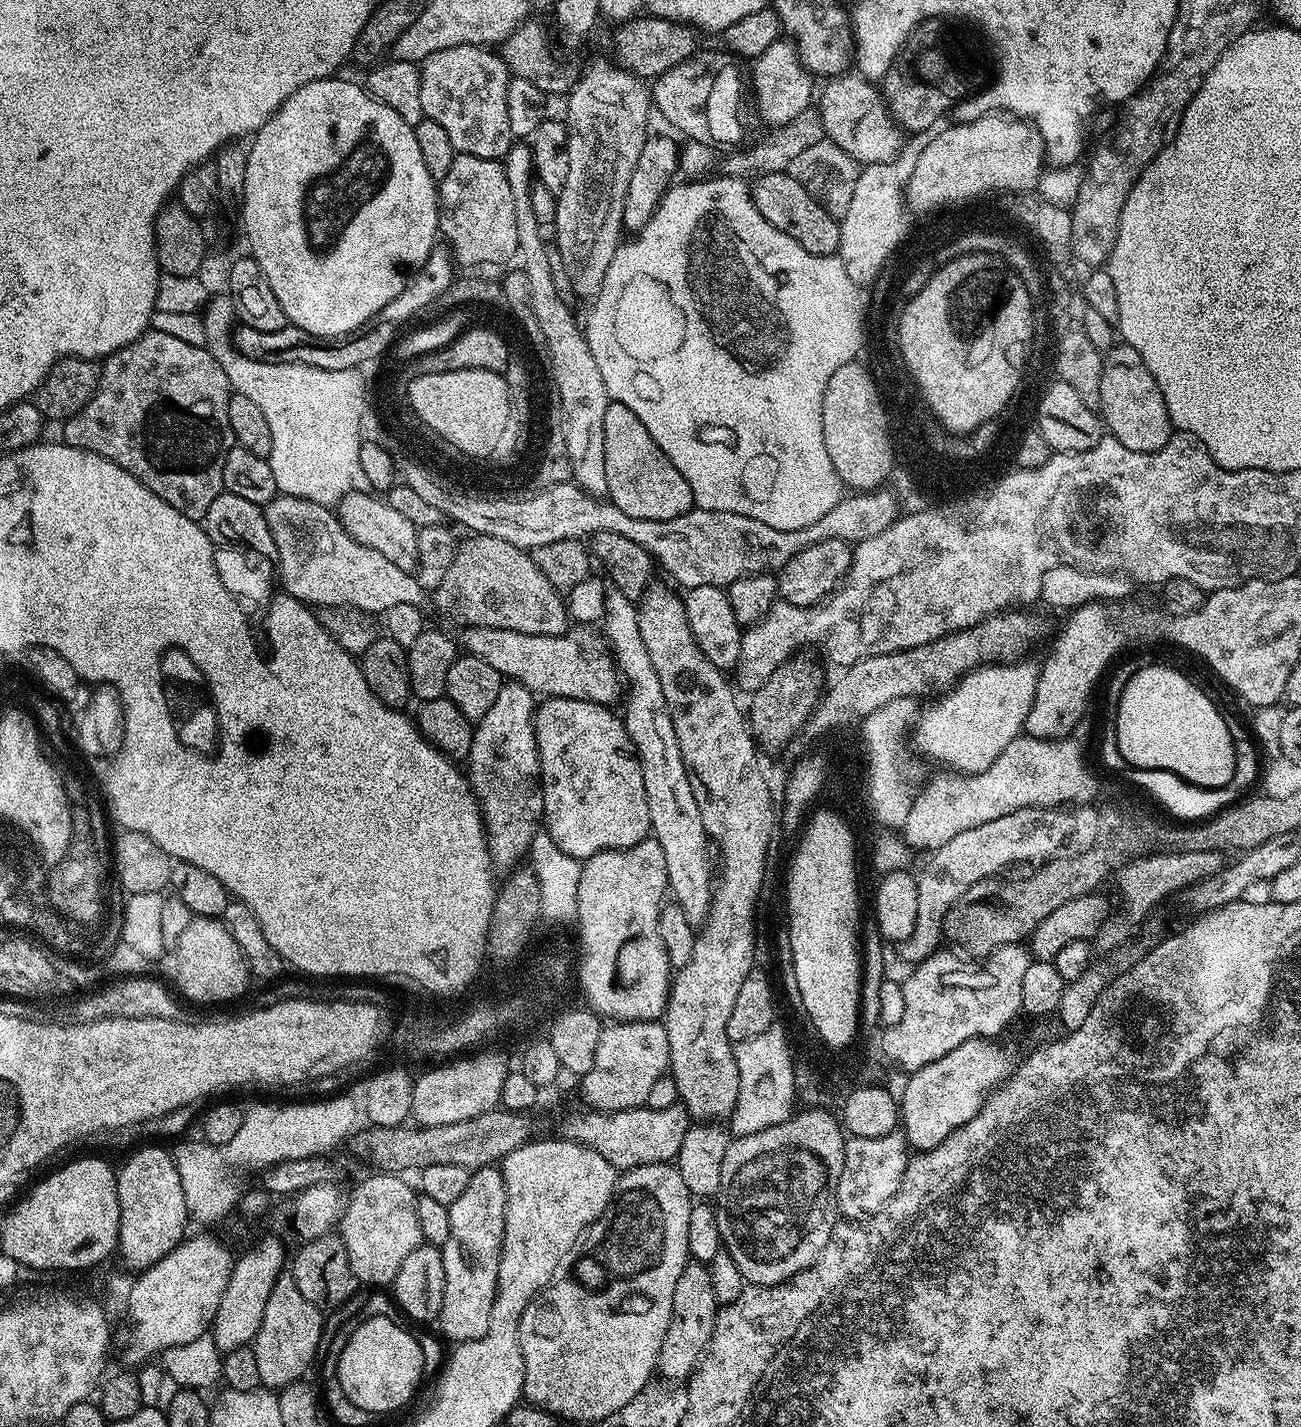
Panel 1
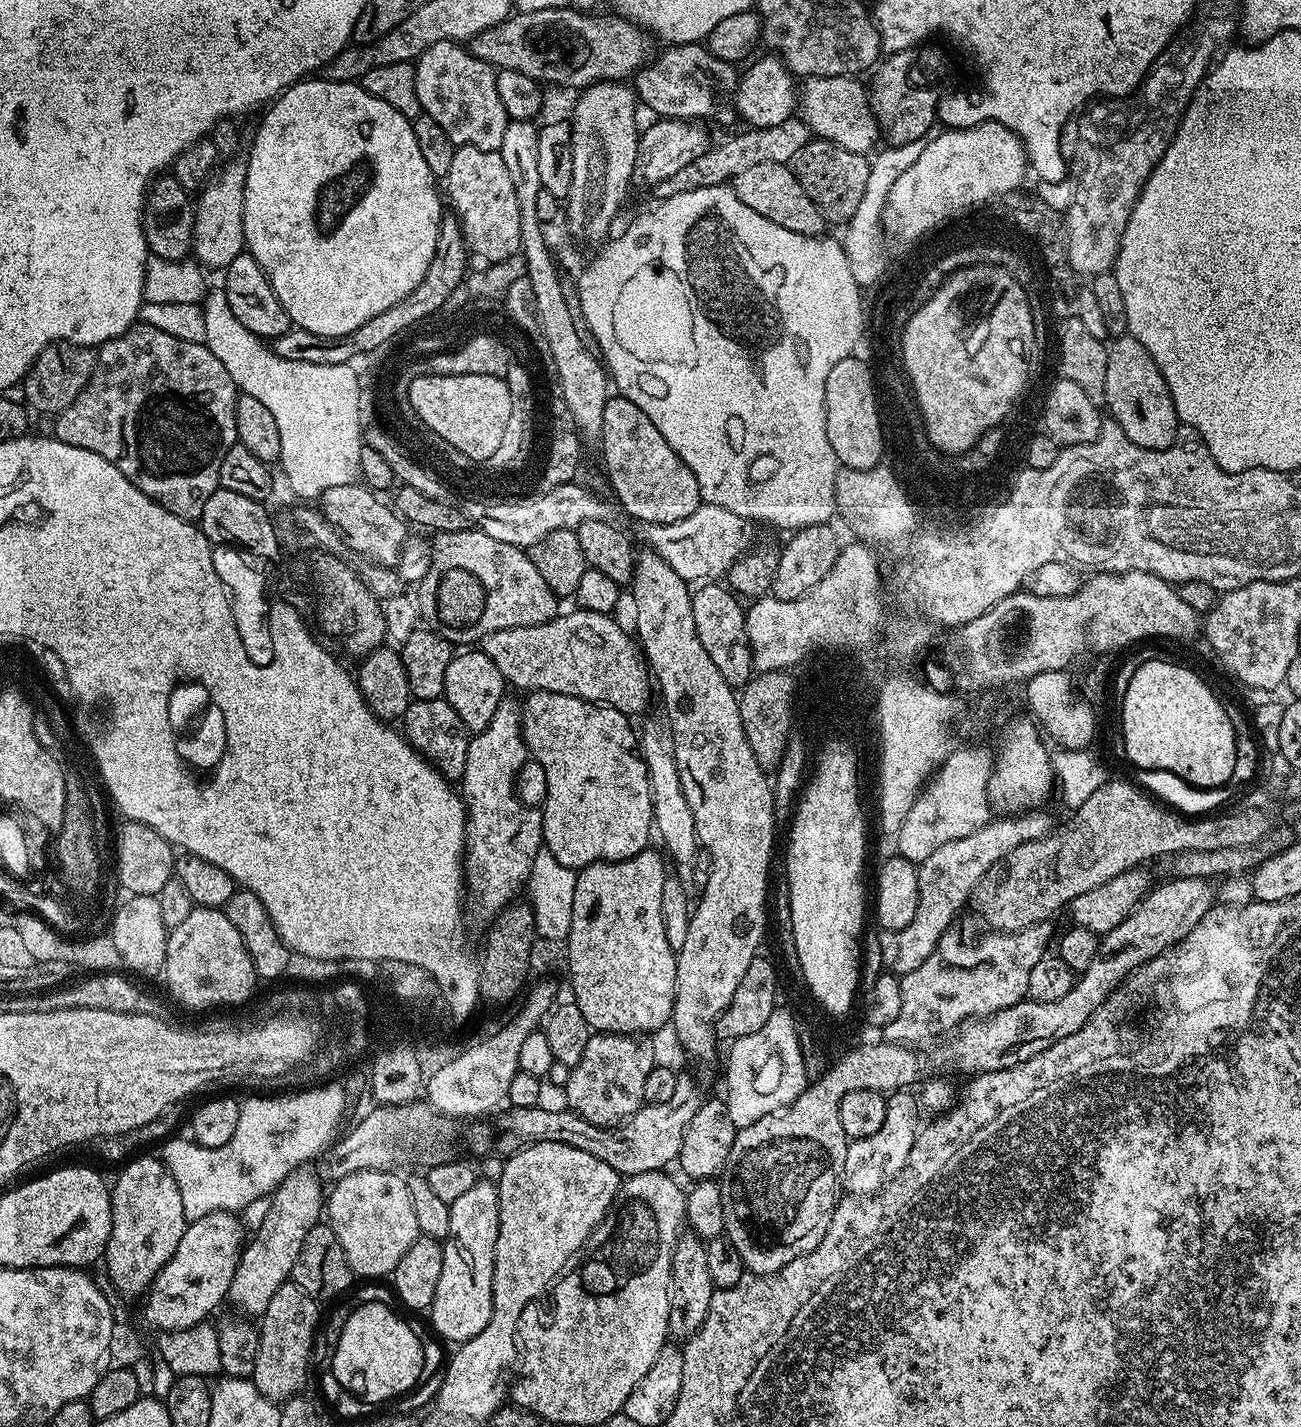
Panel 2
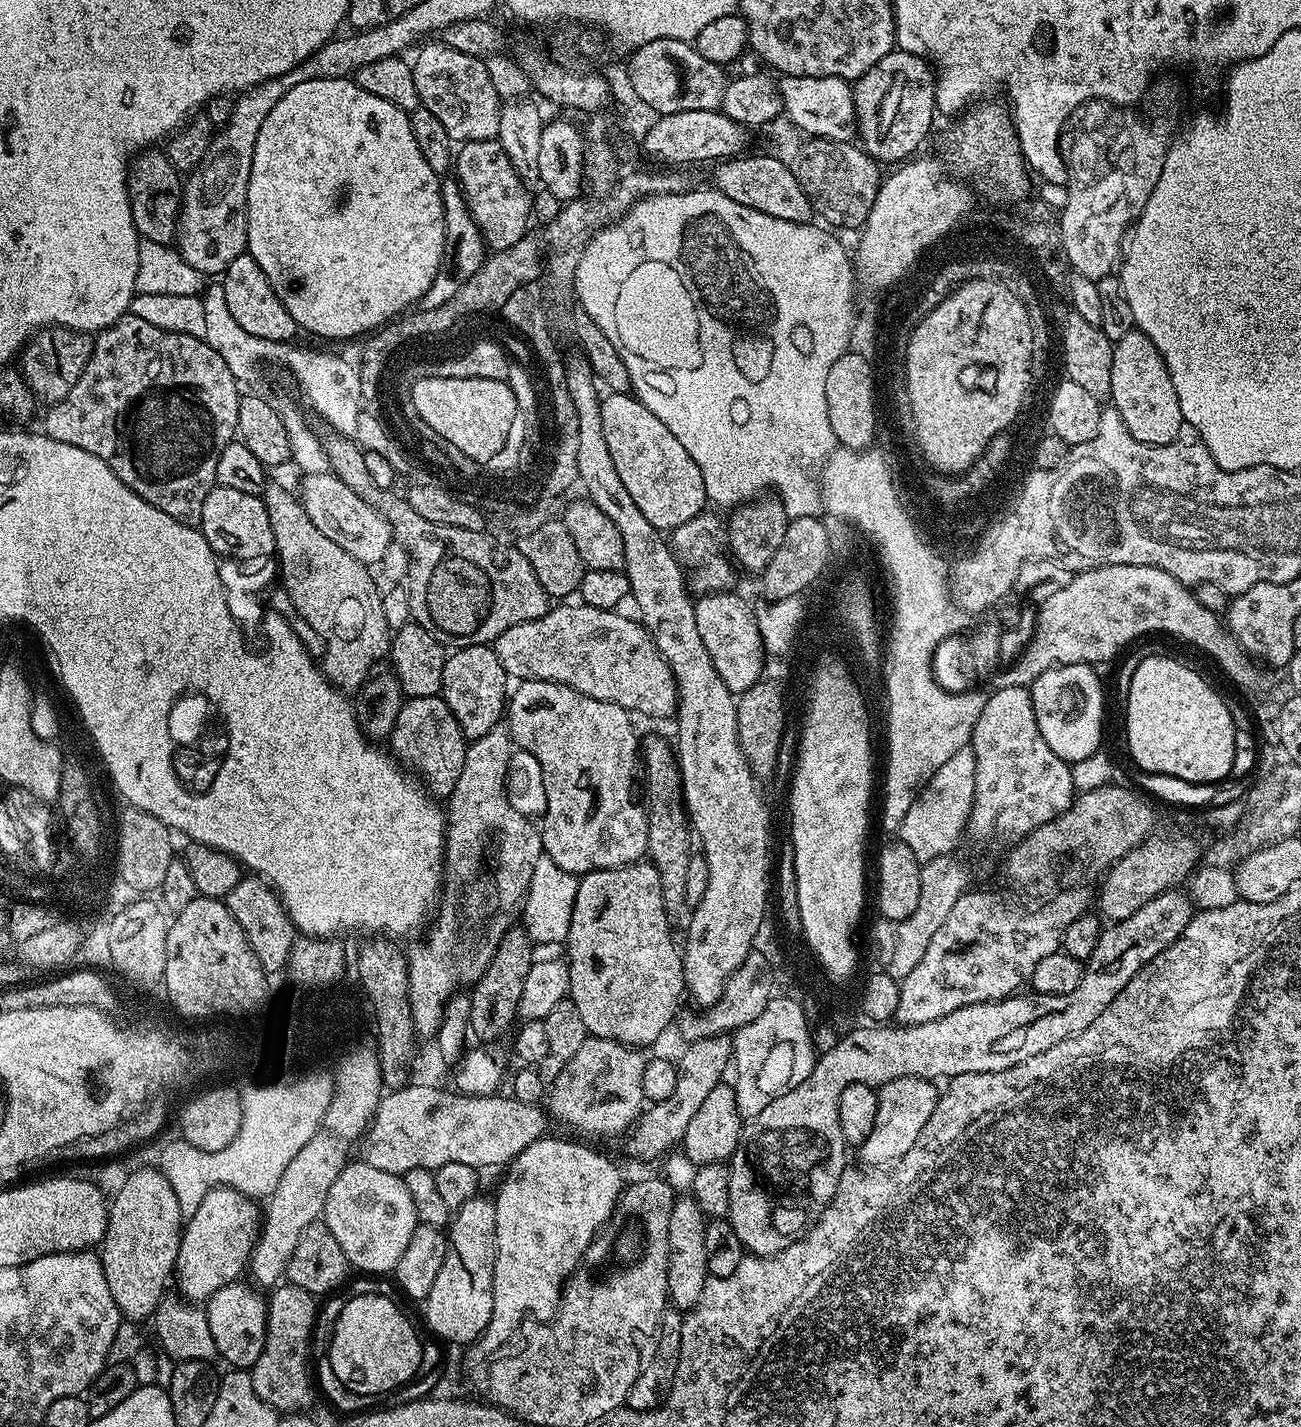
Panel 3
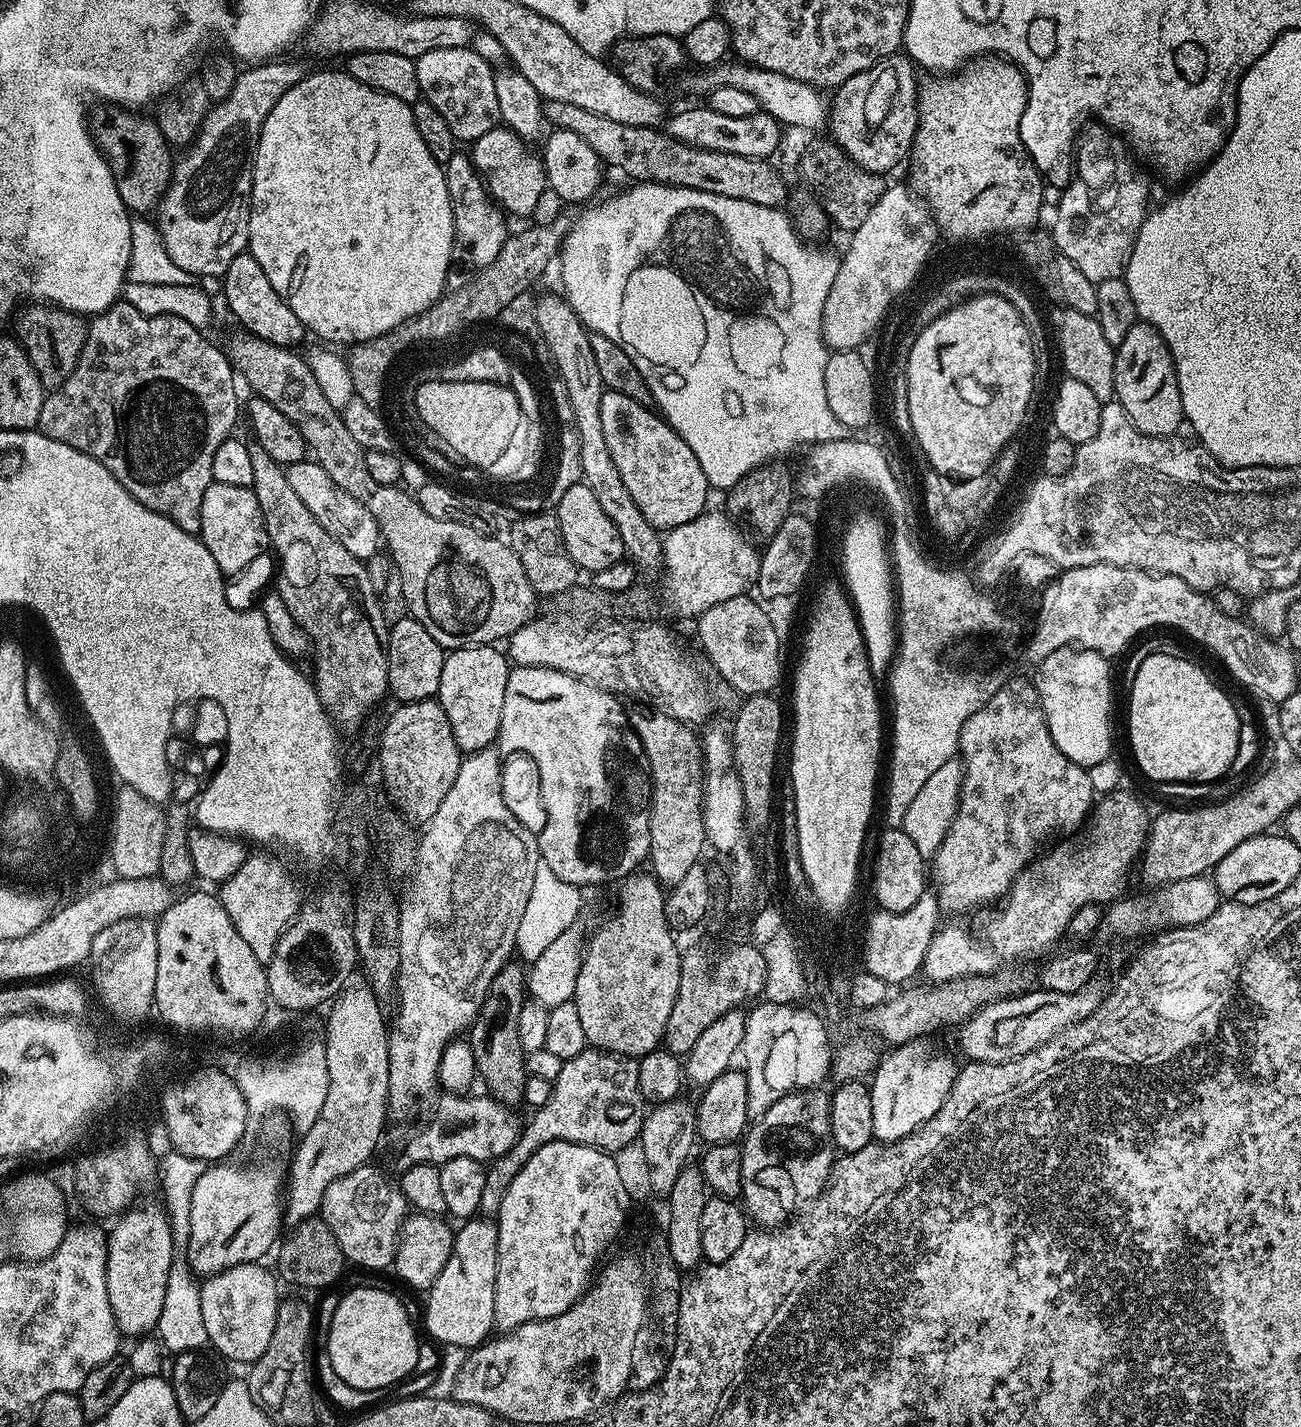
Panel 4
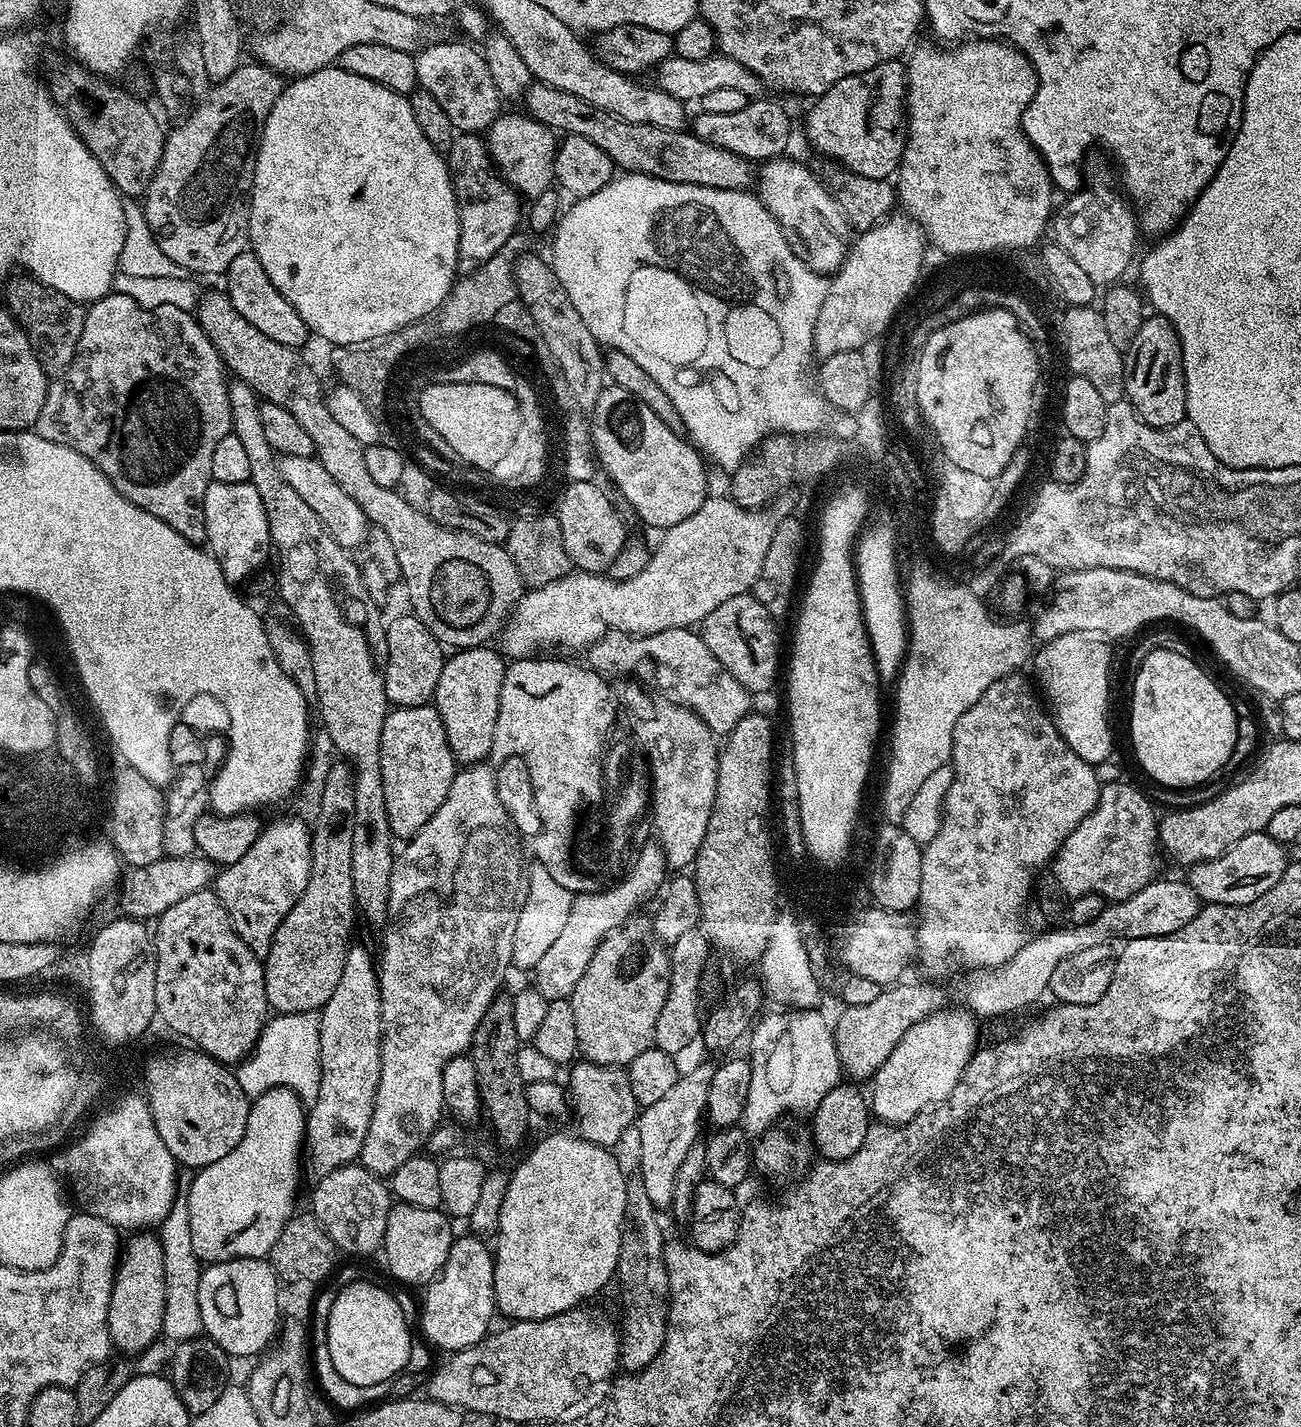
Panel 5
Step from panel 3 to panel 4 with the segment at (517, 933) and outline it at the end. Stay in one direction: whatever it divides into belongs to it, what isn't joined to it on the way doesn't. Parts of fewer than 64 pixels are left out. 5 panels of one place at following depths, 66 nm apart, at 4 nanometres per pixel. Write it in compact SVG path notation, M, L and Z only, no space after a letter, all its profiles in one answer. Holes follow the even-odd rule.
M509 962L494 974L490 988L466 1039L473 1050L475 1075L484 1083L483 1091L499 1104L519 1105L524 1098L524 1083L529 1074L526 1053L518 1042L518 1013L526 999L526 968L523 963Z

